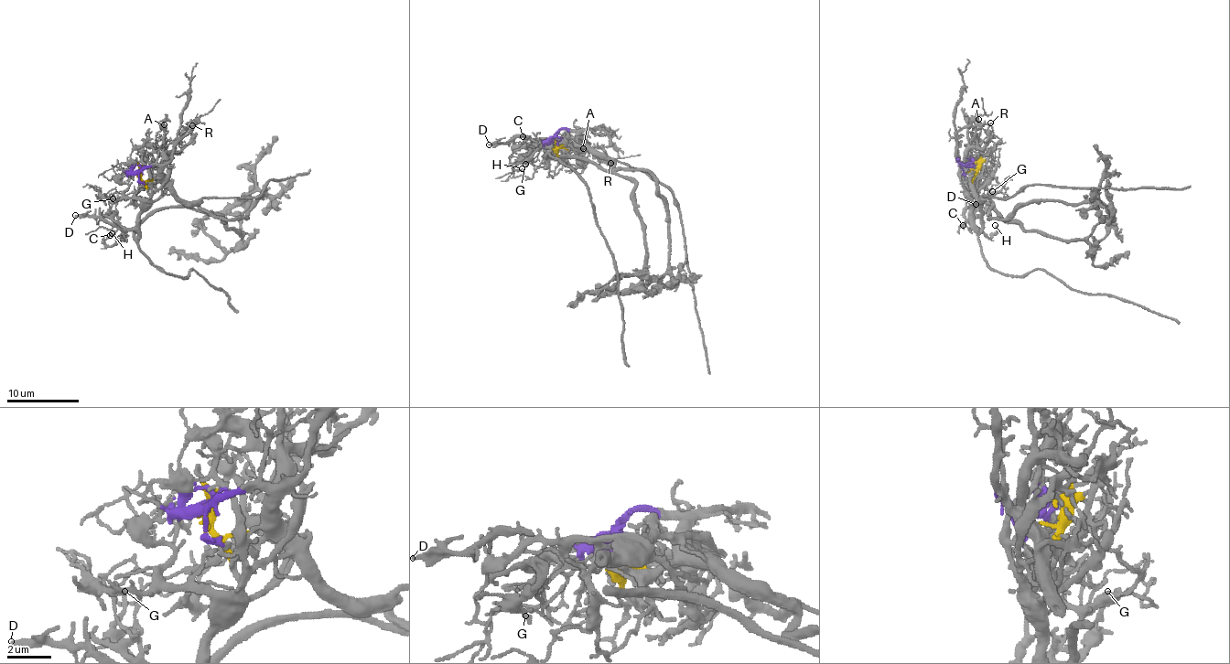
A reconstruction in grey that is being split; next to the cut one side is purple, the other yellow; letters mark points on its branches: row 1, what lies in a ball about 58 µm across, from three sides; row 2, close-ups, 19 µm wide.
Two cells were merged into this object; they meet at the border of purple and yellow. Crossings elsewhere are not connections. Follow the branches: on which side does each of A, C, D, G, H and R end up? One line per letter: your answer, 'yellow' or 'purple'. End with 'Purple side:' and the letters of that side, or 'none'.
A: purple
C: yellow
D: yellow
G: yellow
H: yellow
R: purple
Purple side: A, R

